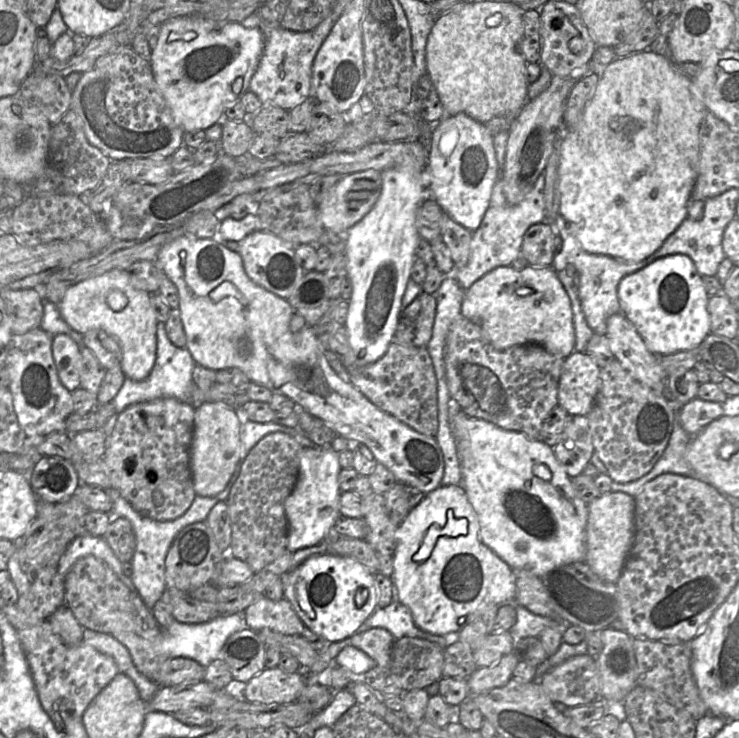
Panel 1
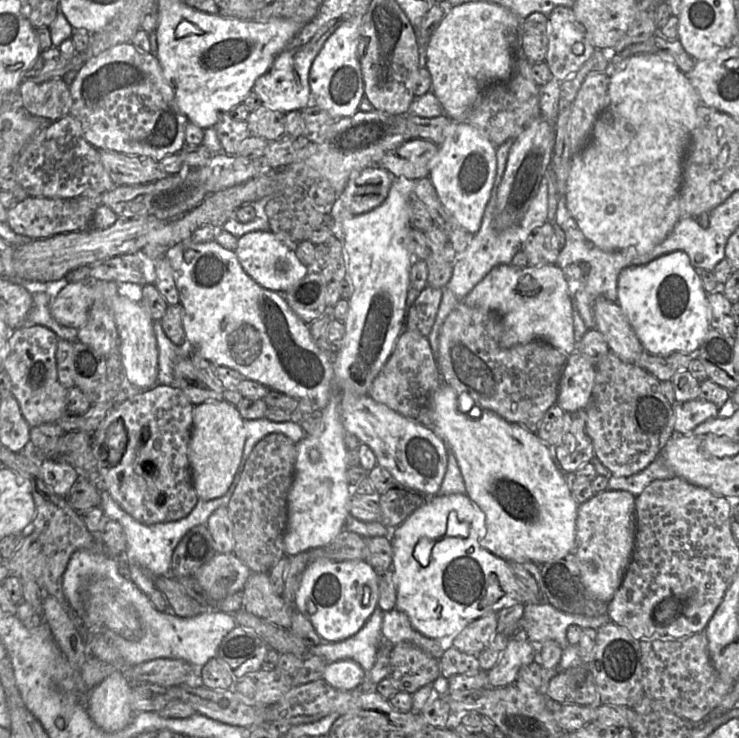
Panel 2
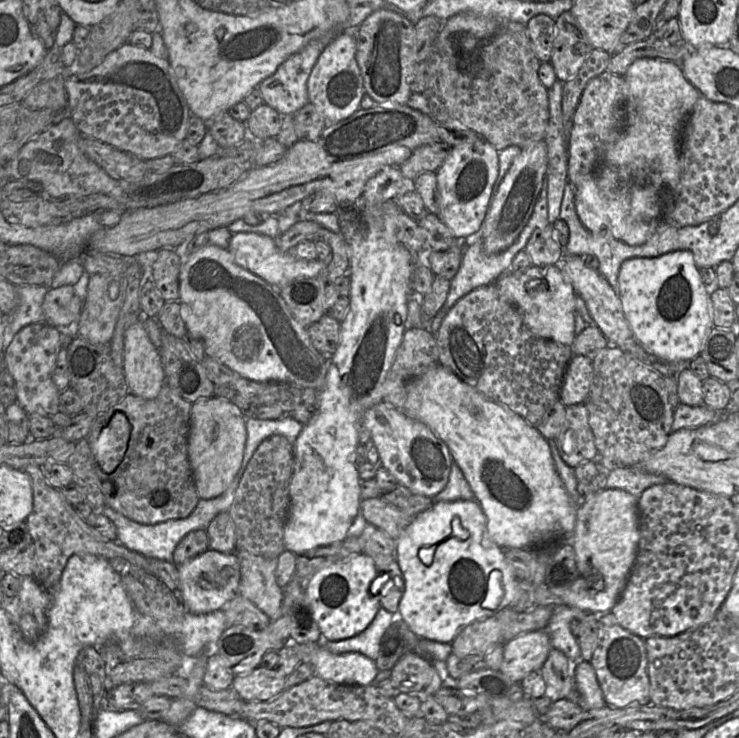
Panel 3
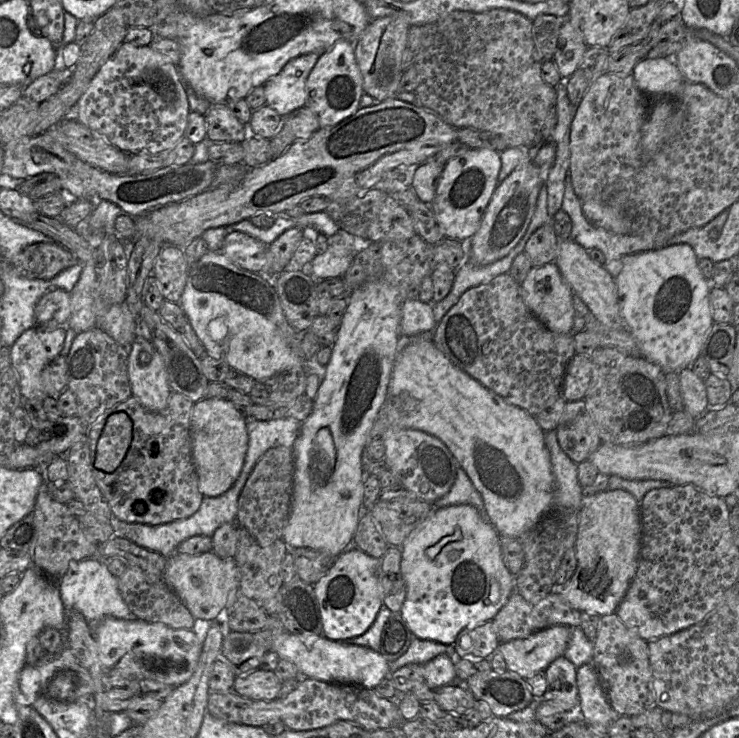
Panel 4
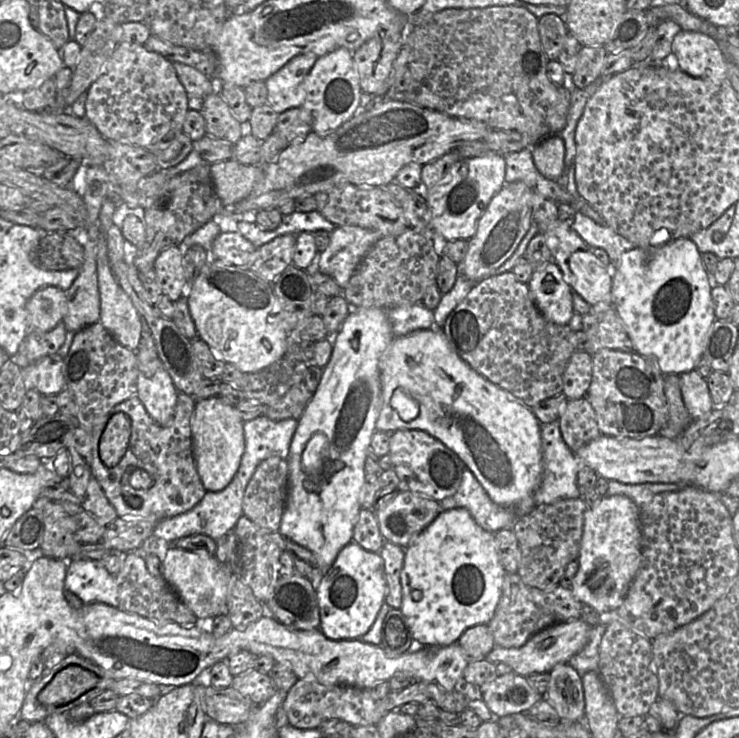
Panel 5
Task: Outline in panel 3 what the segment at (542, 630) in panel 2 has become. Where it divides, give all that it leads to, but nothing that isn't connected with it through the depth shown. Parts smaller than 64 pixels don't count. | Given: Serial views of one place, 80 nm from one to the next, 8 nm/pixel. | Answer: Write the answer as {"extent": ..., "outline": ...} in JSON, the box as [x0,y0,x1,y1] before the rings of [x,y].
{"extent":[544,606,595,660],"outline":[[[572,606],[553,607],[552,616],[544,630],[550,637],[552,647],[562,651],[570,660],[581,660],[578,638],[572,634],[570,623],[573,620],[582,620],[589,614],[595,615]]]}

